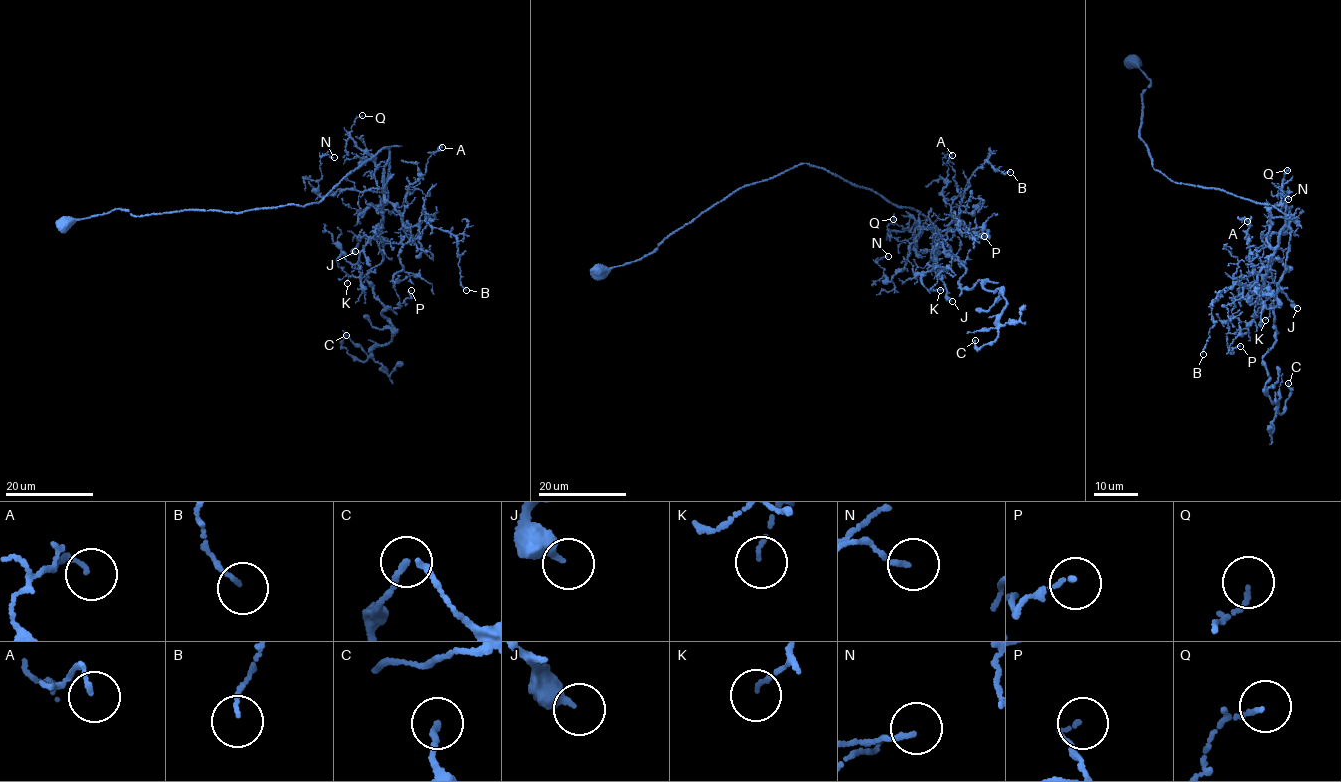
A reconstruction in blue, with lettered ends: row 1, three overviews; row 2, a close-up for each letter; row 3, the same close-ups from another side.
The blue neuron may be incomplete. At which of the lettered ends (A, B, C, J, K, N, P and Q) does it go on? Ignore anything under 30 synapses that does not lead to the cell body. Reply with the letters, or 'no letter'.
no letter

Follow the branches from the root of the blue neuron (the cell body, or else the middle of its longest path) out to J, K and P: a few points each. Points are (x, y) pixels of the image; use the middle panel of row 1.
J: (598, 269), (641, 260), (739, 188), (807, 163), (917, 210), (929, 220), (945, 241), (935, 270), (952, 301)
K: (598, 269), (641, 260), (739, 188), (807, 163), (929, 220), (944, 246), (921, 282), (929, 291), (940, 290)
P: (598, 269), (641, 260), (739, 188), (807, 163), (917, 210), (937, 235), (961, 210), (959, 230), (984, 236)

